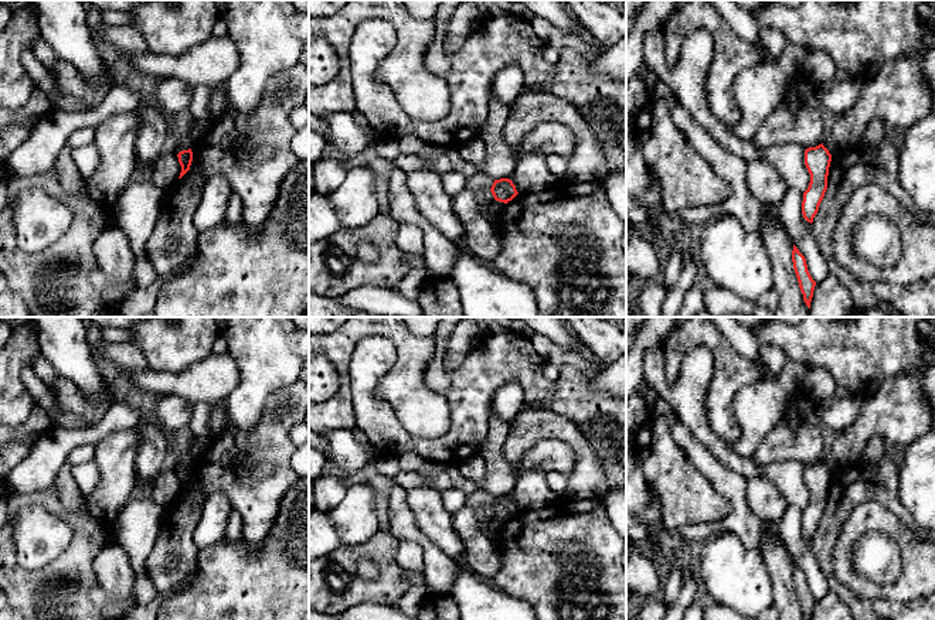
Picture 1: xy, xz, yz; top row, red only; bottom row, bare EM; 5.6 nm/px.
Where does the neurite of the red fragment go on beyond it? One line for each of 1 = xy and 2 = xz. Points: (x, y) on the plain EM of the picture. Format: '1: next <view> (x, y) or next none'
1: next none
2: next none

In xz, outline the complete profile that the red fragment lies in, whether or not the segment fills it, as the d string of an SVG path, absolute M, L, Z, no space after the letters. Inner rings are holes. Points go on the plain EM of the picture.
M509 495L494 497L490 508L496 518L500 518L504 521L511 518L518 511L516 507L516 503Z

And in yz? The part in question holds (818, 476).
M822 461L805 467L805 483L810 491L810 500L803 510L802 531L808 539L813 539L819 528L819 522L827 507L827 493L832 478L832 471Z

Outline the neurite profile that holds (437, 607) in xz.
M429 595L418 620L462 620L460 609L452 596Z

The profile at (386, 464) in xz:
M380 454L373 461L374 470L385 477L394 478L401 473L398 457L392 454Z

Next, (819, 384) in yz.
M809 368L805 378L802 392L810 396L816 403L836 395L837 384L833 375L822 368Z

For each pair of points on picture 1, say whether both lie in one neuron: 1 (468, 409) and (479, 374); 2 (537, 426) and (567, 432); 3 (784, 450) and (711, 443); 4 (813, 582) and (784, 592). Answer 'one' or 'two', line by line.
1: one
2: one
3: two
4: two

